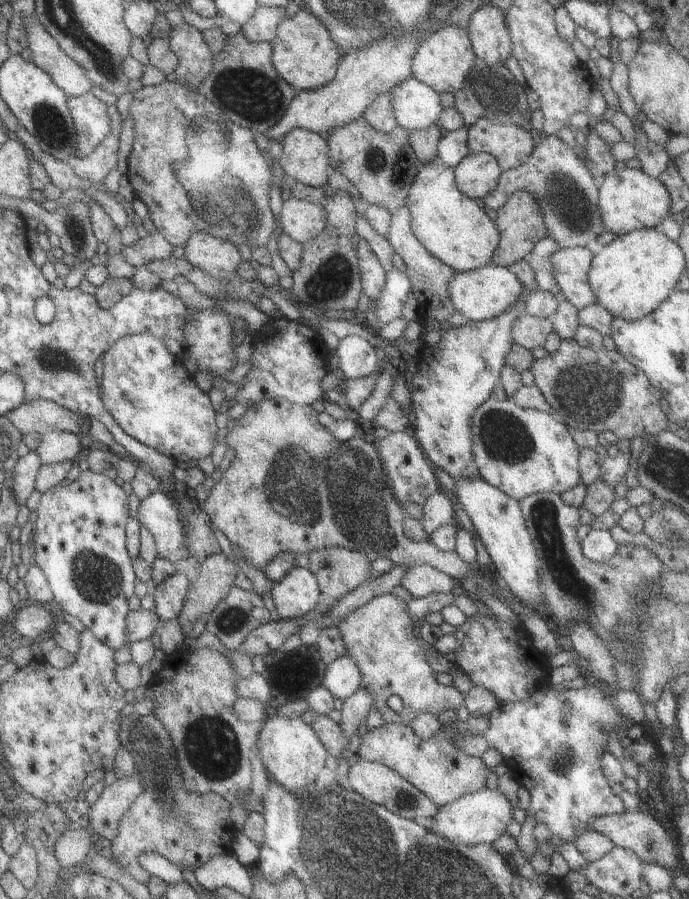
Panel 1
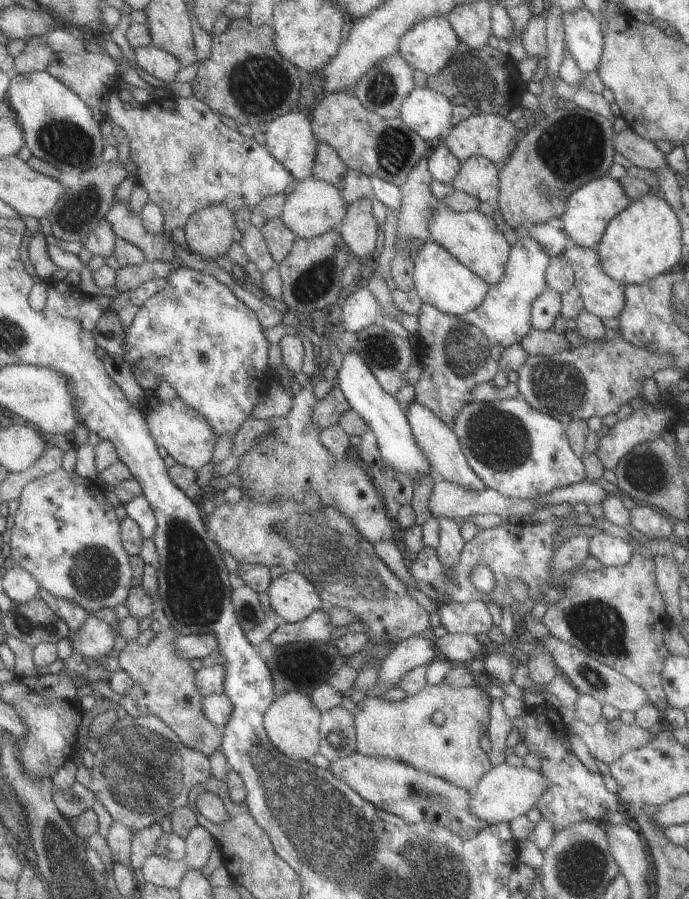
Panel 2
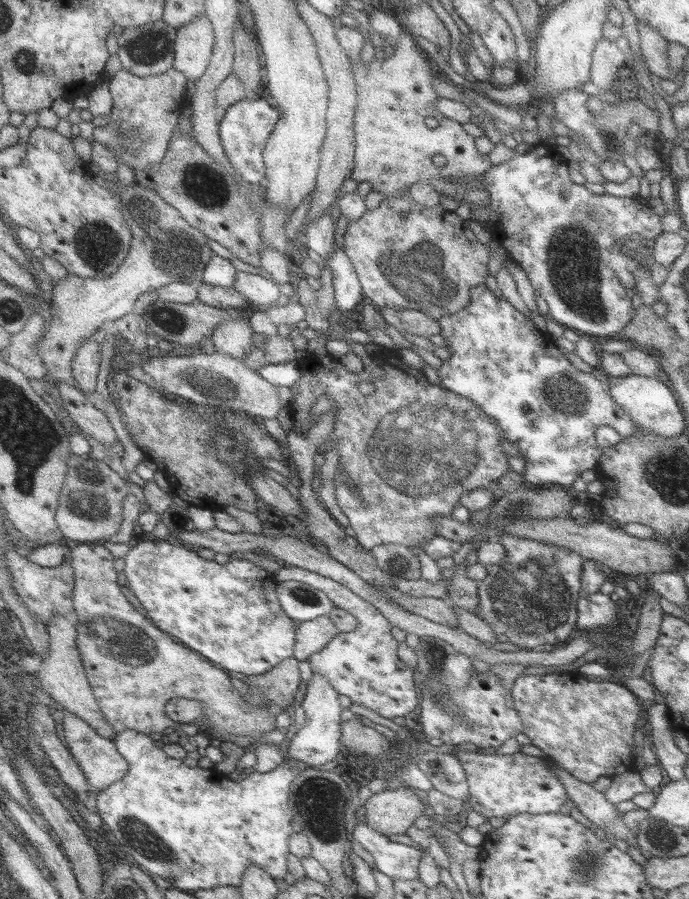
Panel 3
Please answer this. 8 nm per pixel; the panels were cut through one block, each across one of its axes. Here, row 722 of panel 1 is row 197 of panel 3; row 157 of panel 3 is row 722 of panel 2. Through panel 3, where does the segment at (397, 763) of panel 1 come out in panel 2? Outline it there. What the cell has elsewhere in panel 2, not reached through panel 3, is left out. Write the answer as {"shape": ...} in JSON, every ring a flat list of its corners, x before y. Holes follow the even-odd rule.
{"shape":[[442,681,436,685,426,685,418,694,406,695,404,699,396,702,384,700,380,697,364,697,356,708,354,708,354,720,356,729,356,748,360,754,371,757,386,757,404,764,410,764,416,770,430,772,432,776,446,780,450,784,455,784,458,788,471,790,480,782,480,777,484,776,492,768,489,756,480,747,480,740,487,735,489,710,491,698,485,695,482,690,478,690,472,684,464,688,452,688],[436,712,444,714,442,724,434,724,432,716]]}

